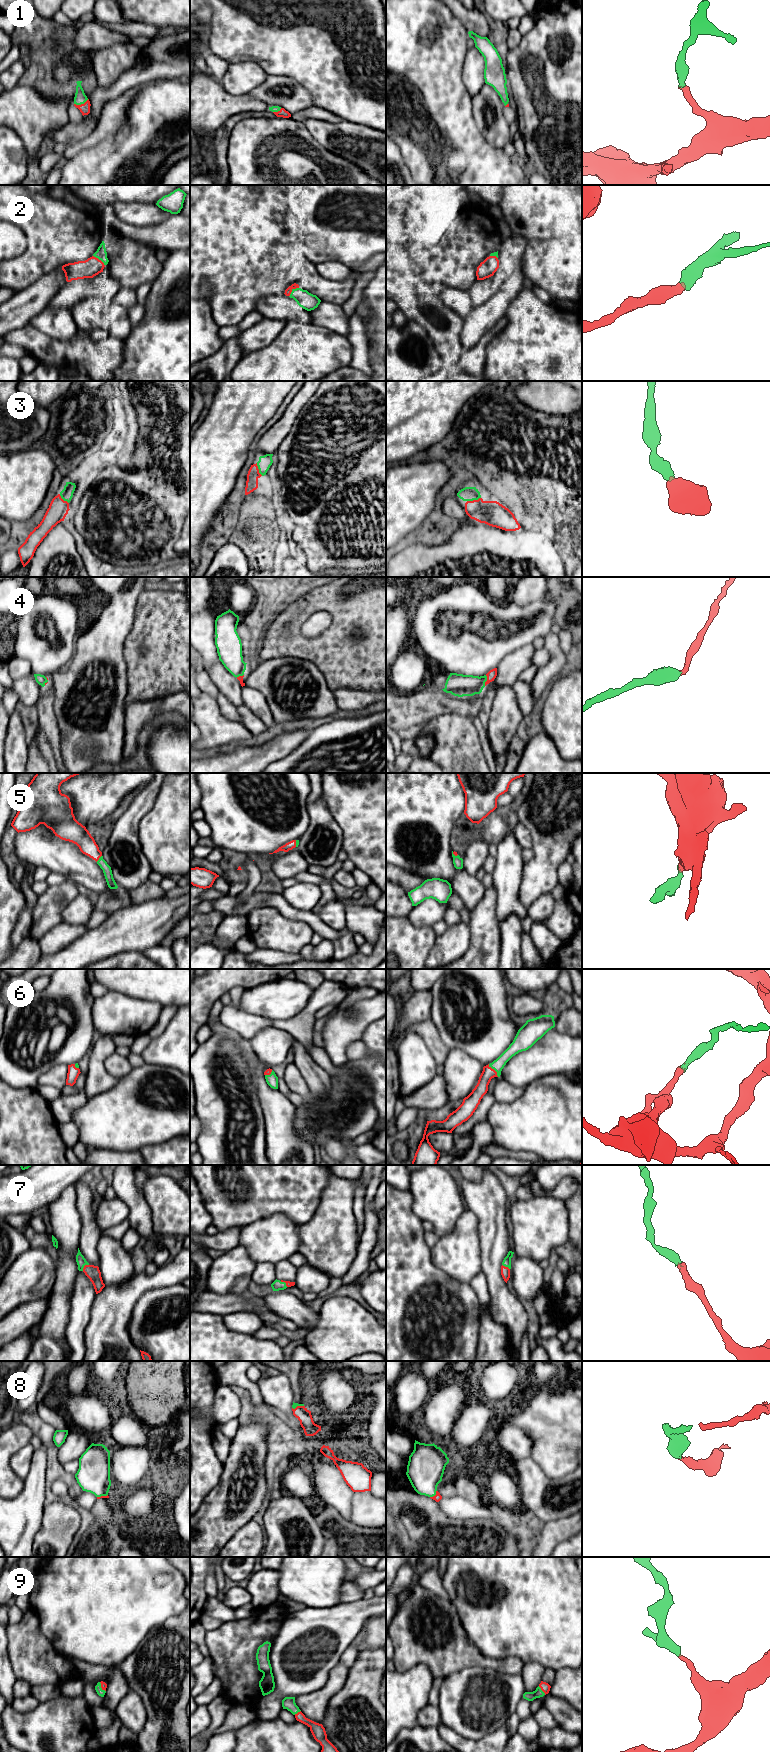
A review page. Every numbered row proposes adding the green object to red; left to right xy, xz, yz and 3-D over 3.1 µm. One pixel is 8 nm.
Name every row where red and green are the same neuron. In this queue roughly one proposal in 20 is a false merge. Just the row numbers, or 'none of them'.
1, 2, 3, 4, 5, 6, 7, 8, 9

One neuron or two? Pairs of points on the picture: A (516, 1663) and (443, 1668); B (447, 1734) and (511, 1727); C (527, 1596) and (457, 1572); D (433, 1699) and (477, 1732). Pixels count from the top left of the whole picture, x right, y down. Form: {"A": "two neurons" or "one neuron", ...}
{"A": "one neuron", "B": "one neuron", "C": "one neuron", "D": "two neurons"}

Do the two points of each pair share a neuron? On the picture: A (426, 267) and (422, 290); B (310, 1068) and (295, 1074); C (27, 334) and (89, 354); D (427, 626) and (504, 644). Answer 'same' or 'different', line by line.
A: different
B: different
C: same
D: same

